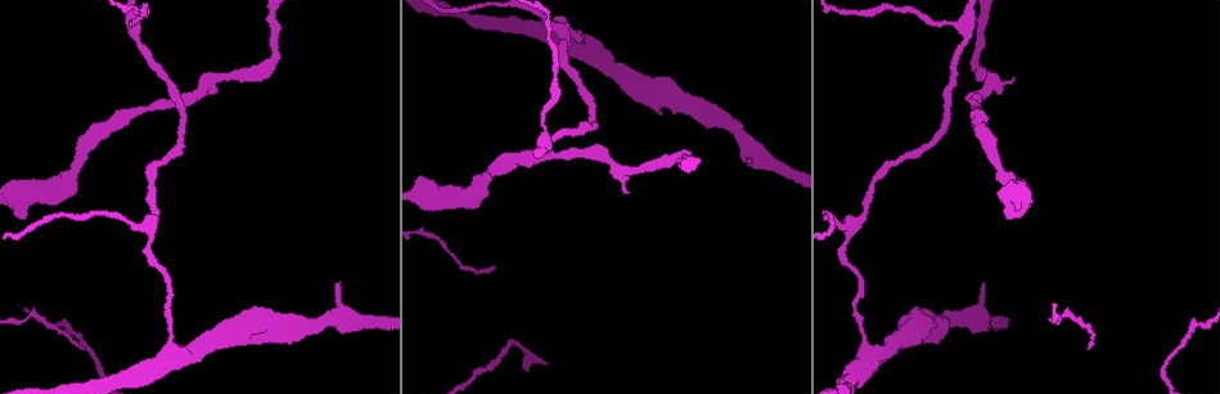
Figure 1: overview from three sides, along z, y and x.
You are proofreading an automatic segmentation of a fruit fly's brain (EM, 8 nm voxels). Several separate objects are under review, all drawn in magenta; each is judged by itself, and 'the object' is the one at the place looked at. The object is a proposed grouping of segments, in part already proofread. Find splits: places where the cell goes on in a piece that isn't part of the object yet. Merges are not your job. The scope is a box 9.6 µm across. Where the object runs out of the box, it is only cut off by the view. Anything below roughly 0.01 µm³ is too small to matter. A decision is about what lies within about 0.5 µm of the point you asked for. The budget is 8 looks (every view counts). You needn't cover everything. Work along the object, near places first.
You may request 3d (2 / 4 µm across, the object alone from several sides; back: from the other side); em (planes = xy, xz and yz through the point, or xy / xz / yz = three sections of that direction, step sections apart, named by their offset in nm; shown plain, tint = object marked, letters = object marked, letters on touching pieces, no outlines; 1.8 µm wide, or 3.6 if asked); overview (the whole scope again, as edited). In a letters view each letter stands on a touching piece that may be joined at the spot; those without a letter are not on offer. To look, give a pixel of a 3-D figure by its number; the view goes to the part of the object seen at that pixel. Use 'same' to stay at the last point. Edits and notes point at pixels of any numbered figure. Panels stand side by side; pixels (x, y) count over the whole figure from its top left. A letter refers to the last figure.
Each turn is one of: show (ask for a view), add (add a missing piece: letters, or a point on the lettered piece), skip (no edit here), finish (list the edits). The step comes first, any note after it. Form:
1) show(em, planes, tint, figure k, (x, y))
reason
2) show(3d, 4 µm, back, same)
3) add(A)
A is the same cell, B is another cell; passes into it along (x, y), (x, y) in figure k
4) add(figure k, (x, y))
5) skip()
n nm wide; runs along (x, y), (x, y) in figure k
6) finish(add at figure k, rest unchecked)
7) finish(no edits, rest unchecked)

show(3d, 2 µm, figure 1, (625, 193))
free end

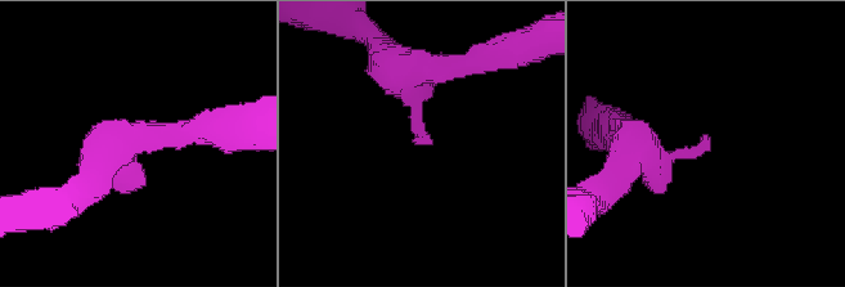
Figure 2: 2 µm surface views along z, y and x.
show(em, planes, letters, figure 2, (417, 144))

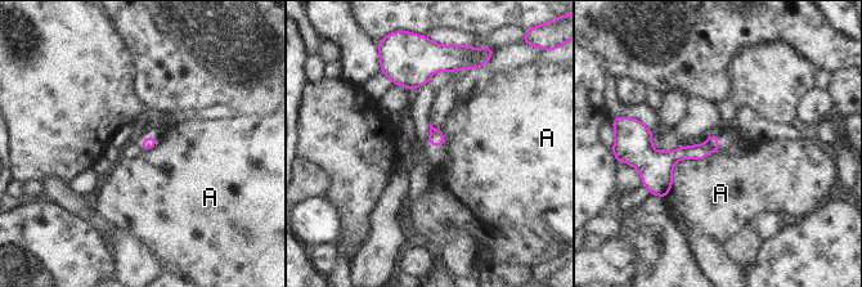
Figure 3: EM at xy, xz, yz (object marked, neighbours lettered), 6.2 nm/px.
skip()
A is another cell; no lettered piece goes on from it

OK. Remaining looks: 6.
show(em, planes, plain, figure 1, (964, 27))
side arm on a straight run

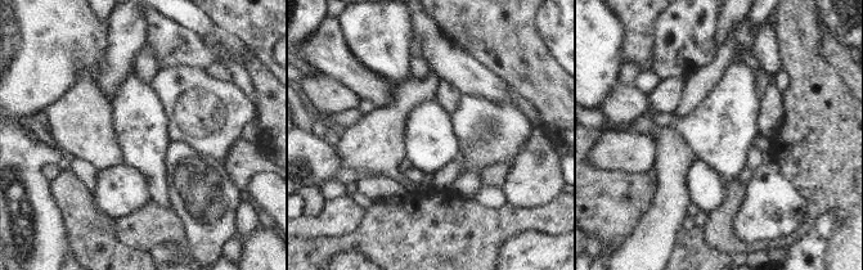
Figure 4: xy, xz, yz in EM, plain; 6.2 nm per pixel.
show(em, planes, letters, same)

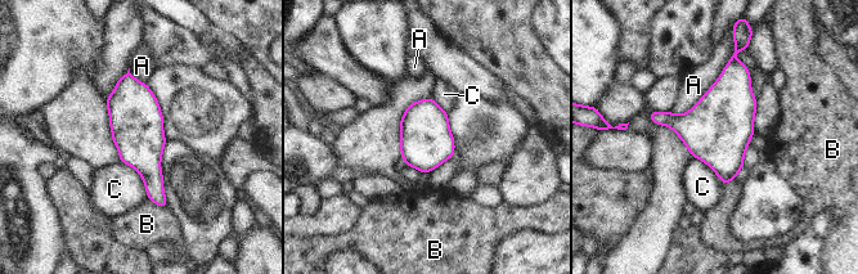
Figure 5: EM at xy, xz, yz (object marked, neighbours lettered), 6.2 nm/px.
skip()
320 nm wide; A, B and C are other cells; border along (120, 162), (139, 174), (148, 197) in figure 5; none of them fits

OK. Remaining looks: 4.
show(3d, 2 µm, figure 1, (749, 164))
branch stops here

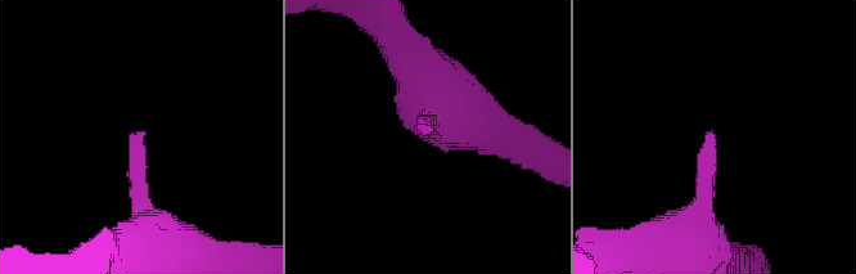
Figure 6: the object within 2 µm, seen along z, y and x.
show(em, planes, letters, figure 6, (433, 128))
need the tissue

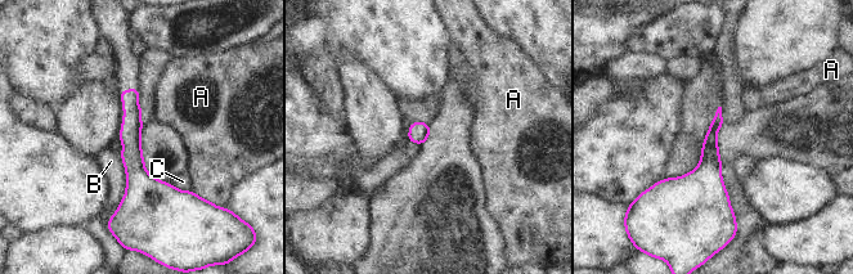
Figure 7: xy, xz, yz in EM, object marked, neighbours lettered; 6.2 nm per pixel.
skip()
B touches over 320 nm; A, B and C are other cells; runs along (125, 93), (135, 170), (189, 196) in figure 7; no lettered piece goes on from it

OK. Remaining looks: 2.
show(em, xy, step 8, letters, figure 1, (563, 30))
three arms meet

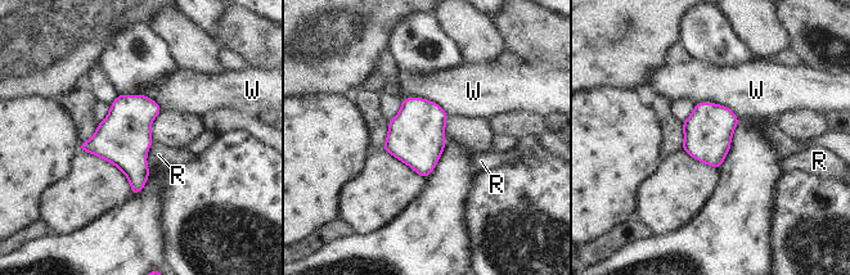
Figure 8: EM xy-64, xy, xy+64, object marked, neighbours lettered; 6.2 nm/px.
skip()
300 nm wide; R and W are other cells; none of them fits

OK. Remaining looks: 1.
finish(no edits, rest unchecked)

